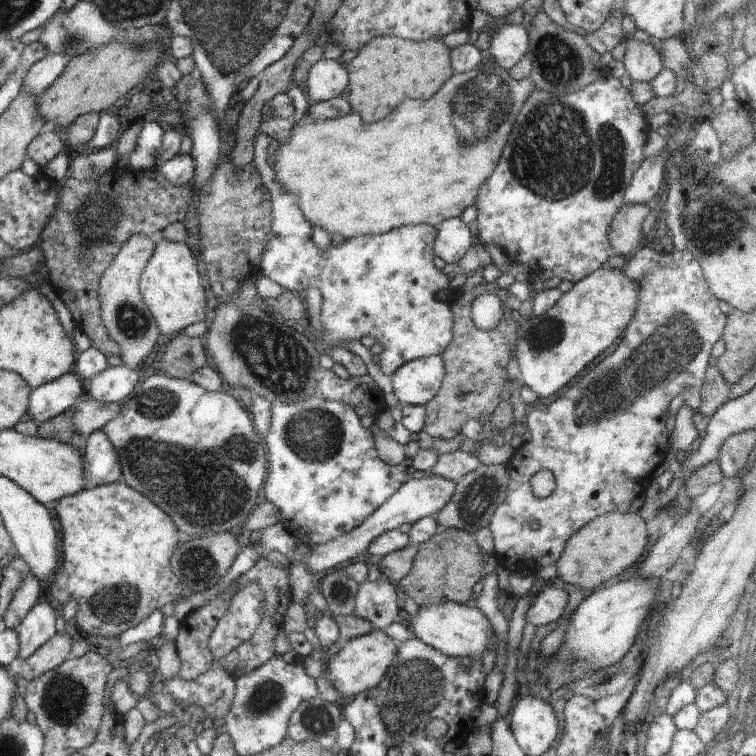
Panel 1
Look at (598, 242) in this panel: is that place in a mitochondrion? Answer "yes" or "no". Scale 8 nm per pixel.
no

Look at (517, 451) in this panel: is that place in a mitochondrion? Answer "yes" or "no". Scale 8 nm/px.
no

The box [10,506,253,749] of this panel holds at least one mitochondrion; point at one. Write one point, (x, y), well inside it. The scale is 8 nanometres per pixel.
(64, 701)

